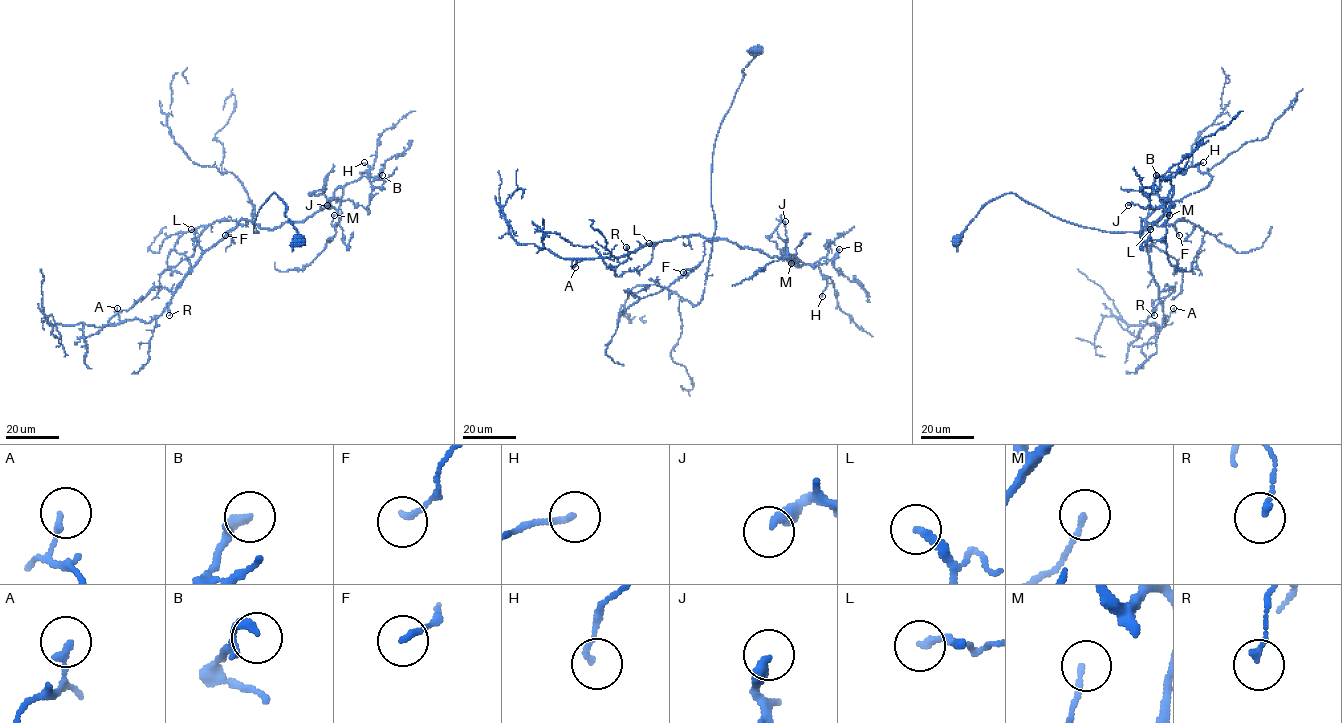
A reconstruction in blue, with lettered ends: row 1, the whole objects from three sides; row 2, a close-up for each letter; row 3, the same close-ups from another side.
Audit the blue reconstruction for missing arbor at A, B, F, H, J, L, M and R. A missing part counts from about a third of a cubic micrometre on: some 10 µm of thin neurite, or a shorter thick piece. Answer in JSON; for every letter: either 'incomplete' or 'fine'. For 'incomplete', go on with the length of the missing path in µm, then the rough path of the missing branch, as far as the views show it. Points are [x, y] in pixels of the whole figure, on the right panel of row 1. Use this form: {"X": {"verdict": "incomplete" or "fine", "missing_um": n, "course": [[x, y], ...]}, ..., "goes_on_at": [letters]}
{"A": {"verdict": "fine"}, "B": {"verdict": "fine"}, "F": {"verdict": "fine"}, "H": {"verdict": "fine"}, "J": {"verdict": "fine"}, "L": {"verdict": "incomplete", "missing_um": 45, "course": [[1150, 229], [1146, 221], [1128, 204], [1128, 182], [1146, 166], [1144, 158]]}, "M": {"verdict": "fine"}, "R": {"verdict": "fine"}, "goes_on_at": ["L"]}

